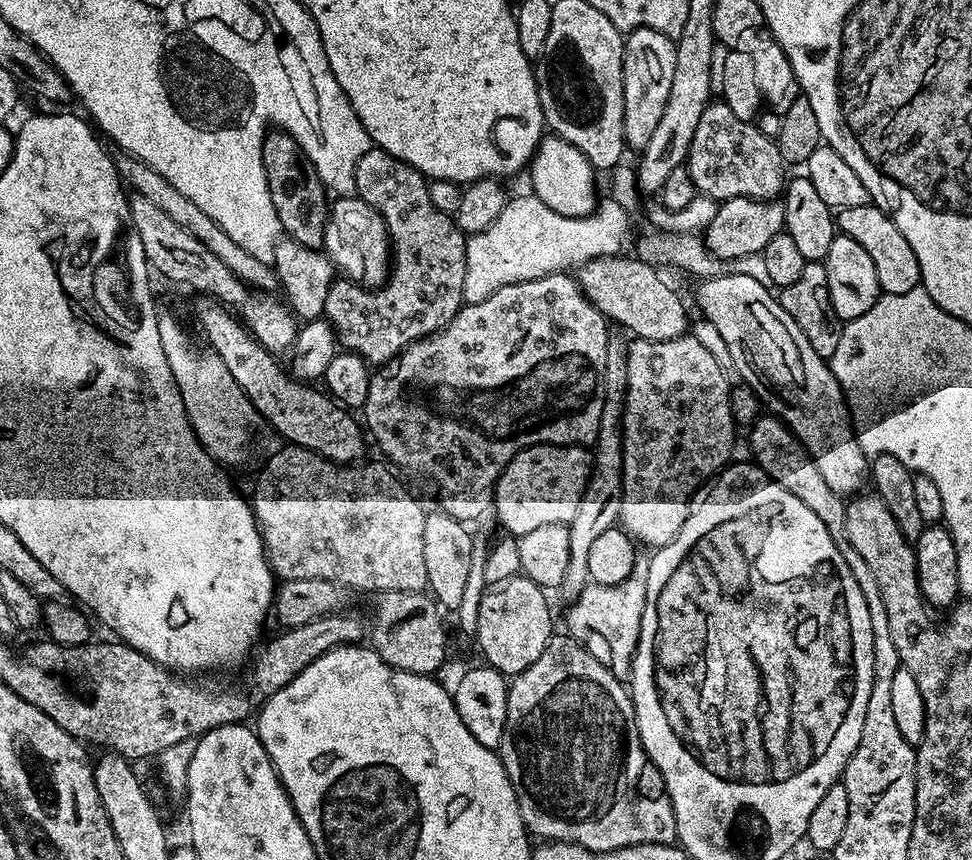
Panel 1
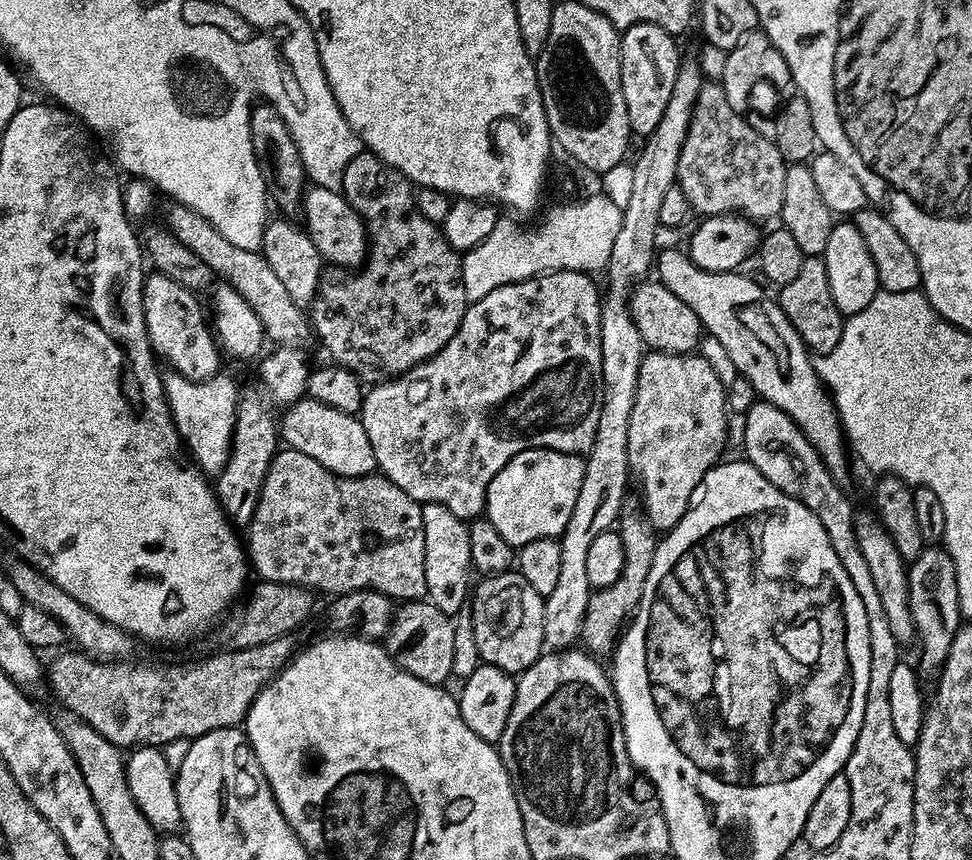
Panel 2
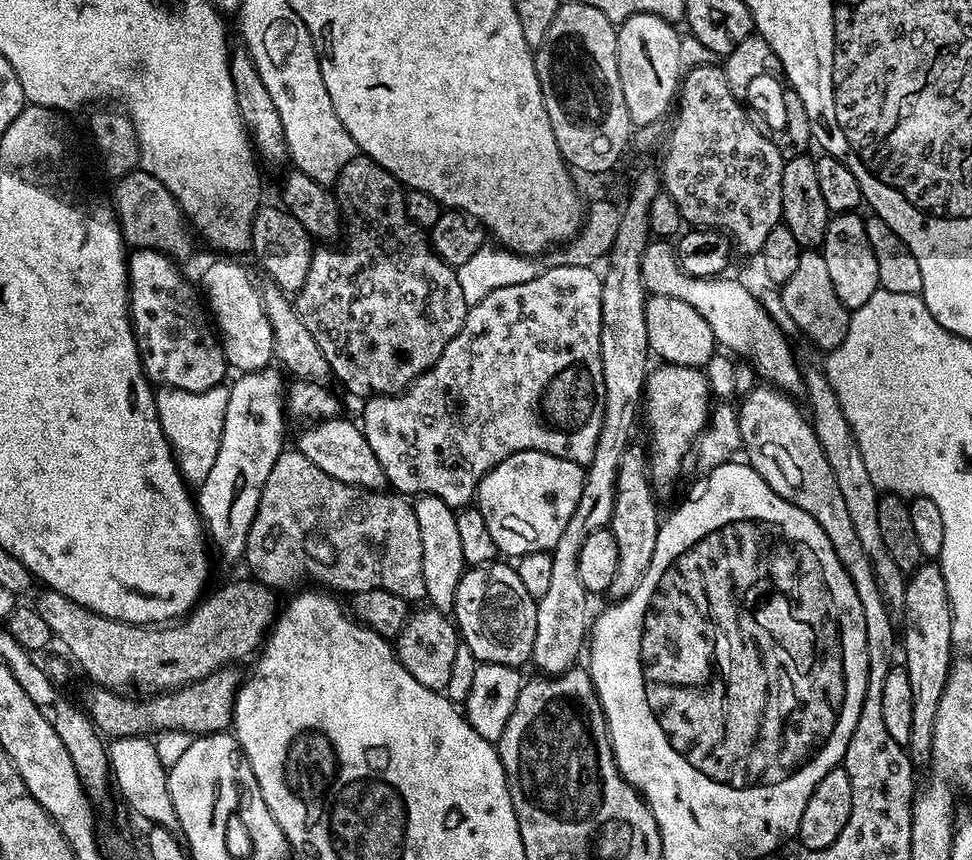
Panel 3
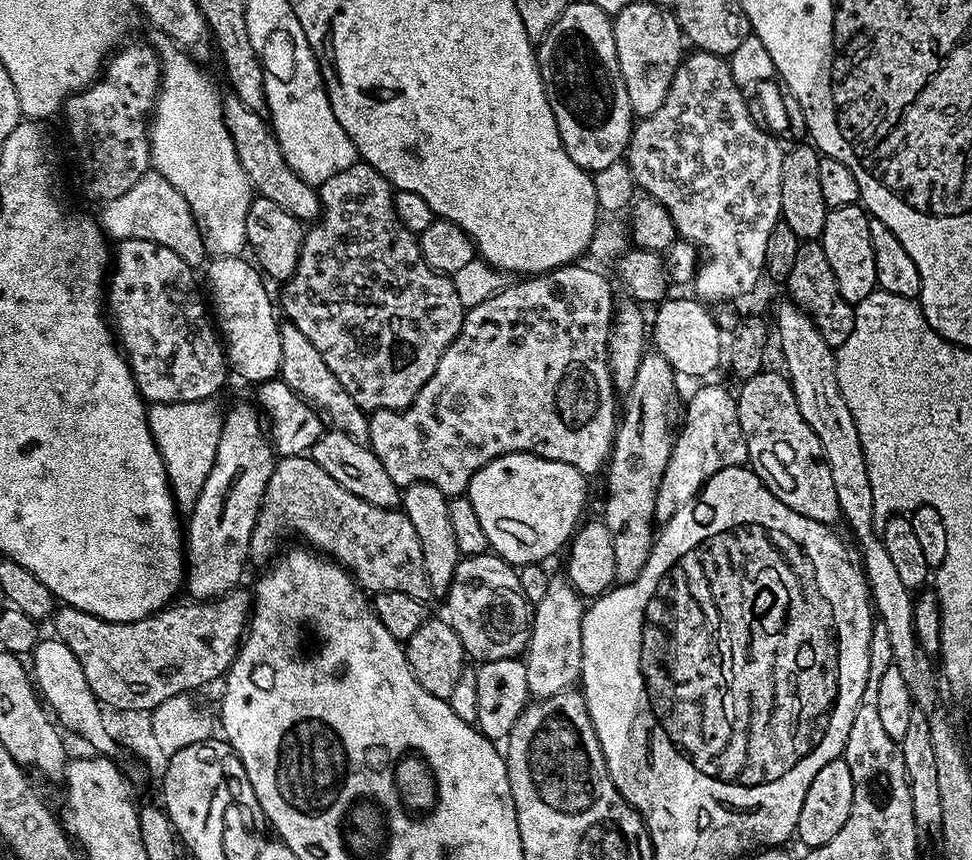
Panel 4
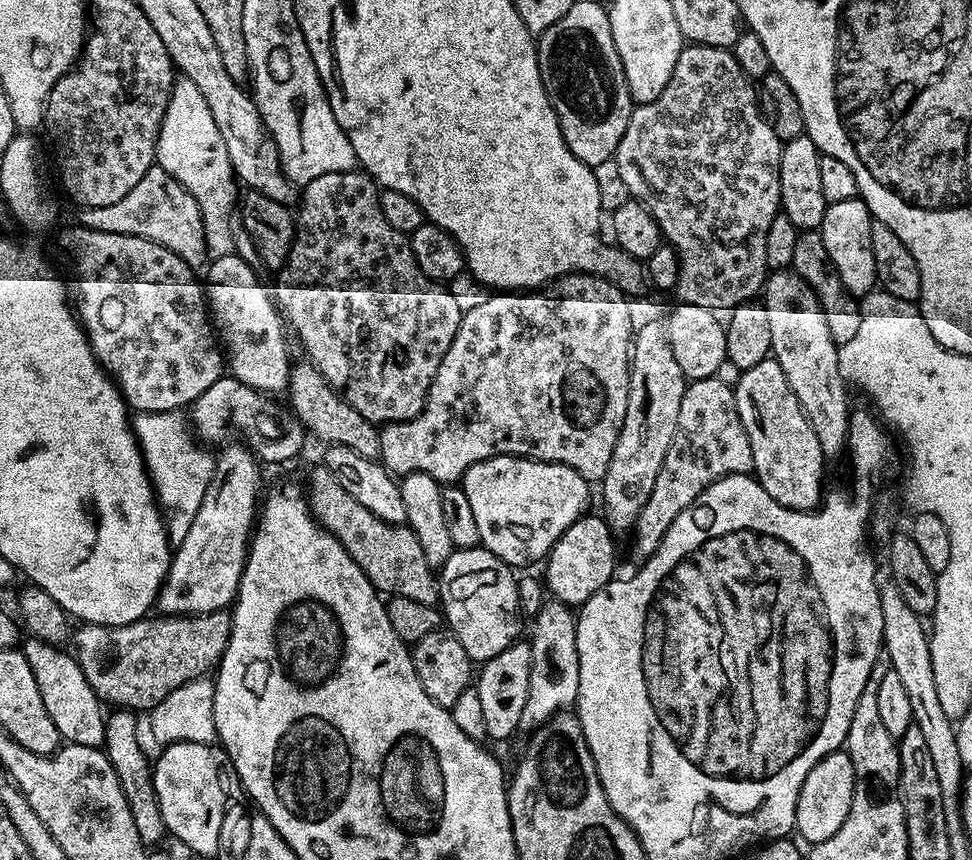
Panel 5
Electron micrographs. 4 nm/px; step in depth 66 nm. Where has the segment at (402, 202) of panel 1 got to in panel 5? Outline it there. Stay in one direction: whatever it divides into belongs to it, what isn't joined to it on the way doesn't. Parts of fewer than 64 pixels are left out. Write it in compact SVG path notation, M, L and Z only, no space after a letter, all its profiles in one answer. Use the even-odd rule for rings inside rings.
M341 170L322 174L313 178L310 183L303 185L302 195L298 200L298 211L295 213L296 233L292 239L292 249L284 265L278 270L280 276L274 288L274 300L282 311L283 317L297 332L299 343L306 353L307 359L326 378L326 382L340 395L362 418L371 424L383 426L386 424L400 424L404 420L412 420L424 408L430 386L434 382L434 374L438 374L438 366L442 366L442 358L446 350L450 350L450 342L458 334L460 317L462 315L458 302L454 302L451 287L445 286L439 280L432 280L422 274L422 266L418 266L418 258L414 258L412 241L409 233L394 230L390 222L386 222L386 214L382 214L380 205L381 189L375 180L363 170Z

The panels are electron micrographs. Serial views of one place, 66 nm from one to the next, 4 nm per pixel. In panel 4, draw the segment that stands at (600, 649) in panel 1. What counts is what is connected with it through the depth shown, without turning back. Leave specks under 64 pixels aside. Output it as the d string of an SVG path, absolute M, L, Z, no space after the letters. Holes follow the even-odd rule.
M655 350L644 353L638 375L634 378L634 386L626 394L622 404L622 415L618 420L616 435L612 441L612 454L606 465L608 472L608 493L604 496L604 513L602 519L606 530L610 530L610 539L614 541L614 574L621 584L633 584L642 574L642 566L646 566L646 558L652 553L654 539L654 521L656 503L658 502L658 486L662 486L662 474L666 474L666 462L670 462L674 424L672 415L676 412L676 380L678 374Z

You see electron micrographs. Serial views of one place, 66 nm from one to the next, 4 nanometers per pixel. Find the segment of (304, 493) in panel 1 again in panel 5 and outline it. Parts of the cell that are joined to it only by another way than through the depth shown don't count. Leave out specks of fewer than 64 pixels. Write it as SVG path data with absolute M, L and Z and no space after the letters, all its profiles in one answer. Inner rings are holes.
M317 466L309 474L308 488L310 507L316 521L331 536L338 538L338 542L342 542L346 554L358 562L362 574L370 578L377 592L414 598L414 602L437 603L437 573L426 562L426 554L422 554L422 545L418 543L418 538L414 538L411 528L404 524L387 524L382 518L370 514L362 502L346 494L342 482L338 482L338 478L334 478L332 471L326 467Z

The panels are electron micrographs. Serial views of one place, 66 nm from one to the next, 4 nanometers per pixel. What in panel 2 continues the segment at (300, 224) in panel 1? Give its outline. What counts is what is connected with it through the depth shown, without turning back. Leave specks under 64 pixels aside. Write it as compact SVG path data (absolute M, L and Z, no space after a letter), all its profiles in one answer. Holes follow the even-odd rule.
M260 102L252 109L250 118L250 136L253 139L254 158L261 168L264 176L267 195L281 208L281 213L292 214L301 207L306 191L306 175L303 158L300 156L298 146L287 128L286 122L280 117L280 111L273 104ZM305 182L305 184L304 184Z

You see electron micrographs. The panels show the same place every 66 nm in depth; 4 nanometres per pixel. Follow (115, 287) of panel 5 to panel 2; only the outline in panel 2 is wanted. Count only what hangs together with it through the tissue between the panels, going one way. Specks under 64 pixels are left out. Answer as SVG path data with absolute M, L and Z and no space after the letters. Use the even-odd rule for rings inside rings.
M153 271L144 281L144 317L146 318L146 330L148 340L152 344L152 350L161 361L169 364L171 371L178 376L185 376L188 380L209 380L211 376L221 371L220 354L217 337L210 327L209 317L204 317L204 308L196 301L197 293L191 288L174 282L174 278L164 276L161 272Z

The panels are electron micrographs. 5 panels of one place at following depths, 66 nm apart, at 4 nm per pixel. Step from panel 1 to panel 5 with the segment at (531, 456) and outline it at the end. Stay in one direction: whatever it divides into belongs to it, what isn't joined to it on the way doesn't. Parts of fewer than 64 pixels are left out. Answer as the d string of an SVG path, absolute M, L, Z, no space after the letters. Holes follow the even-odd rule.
M495 456L489 460L478 462L474 466L470 466L470 470L466 470L462 487L466 498L470 498L470 506L474 509L474 518L478 521L478 534L480 535L480 542L483 547L487 548L489 552L495 554L498 559L504 561L509 566L517 566L516 564L532 564L535 560L543 561L548 553L552 551L558 538L571 524L585 515L588 504L588 488L590 488L589 481L583 480L573 468L567 468L564 464L554 464L546 460L533 460L531 458L521 458L518 456Z

